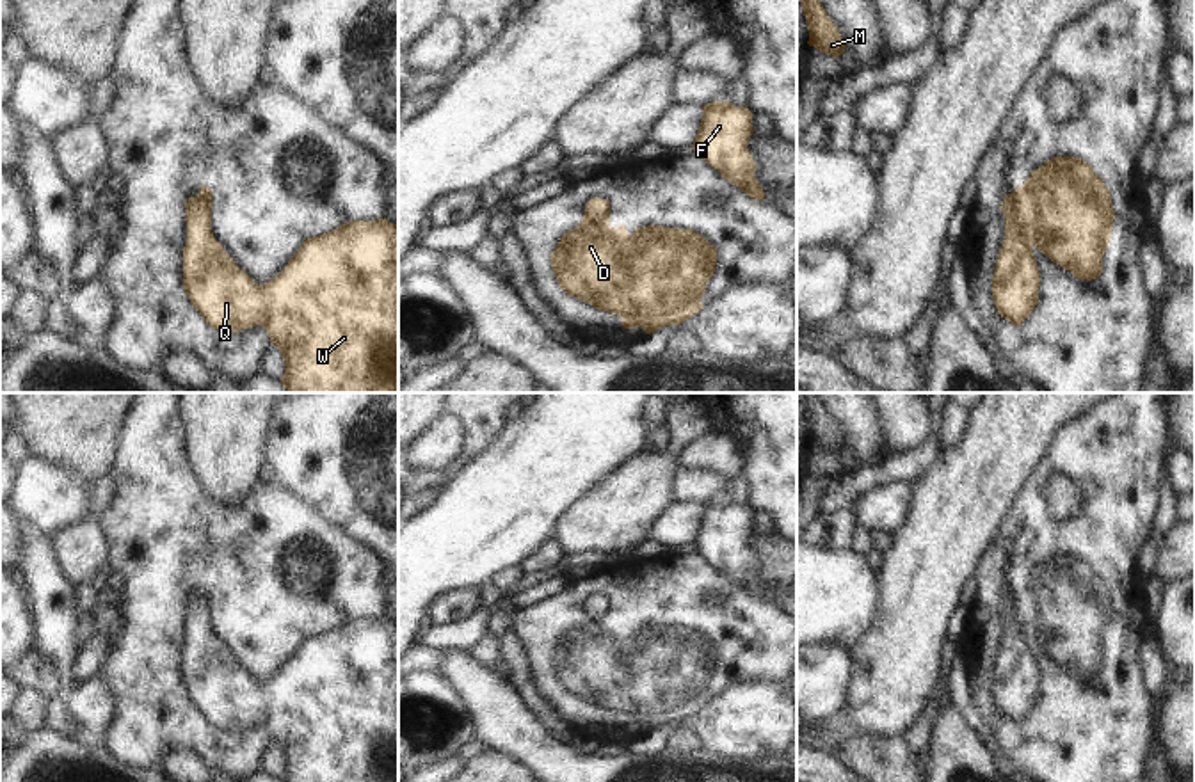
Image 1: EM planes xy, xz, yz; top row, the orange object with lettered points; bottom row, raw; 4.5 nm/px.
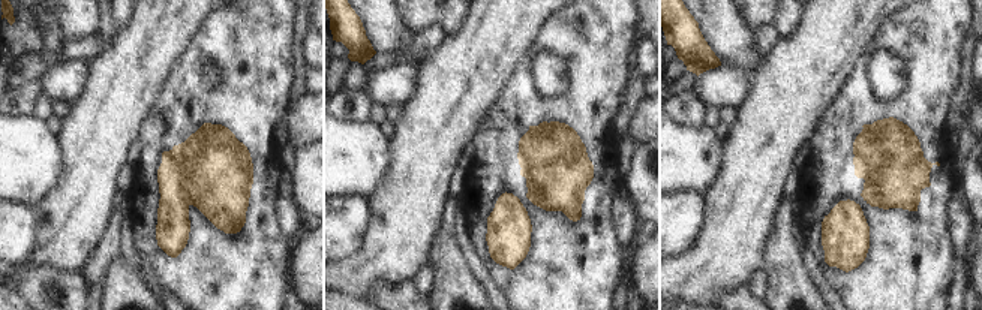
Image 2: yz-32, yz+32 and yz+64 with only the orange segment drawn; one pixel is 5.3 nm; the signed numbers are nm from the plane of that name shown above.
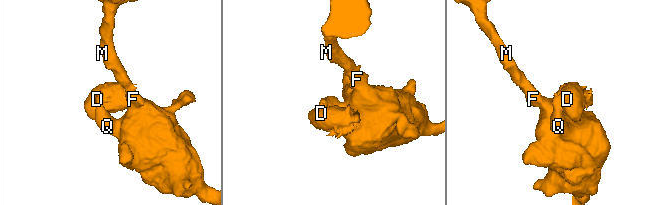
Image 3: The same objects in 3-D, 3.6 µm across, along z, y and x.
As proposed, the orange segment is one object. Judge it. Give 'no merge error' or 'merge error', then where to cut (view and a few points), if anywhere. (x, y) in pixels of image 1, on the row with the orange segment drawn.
merge error; cut yz (1009, 214), (1032, 246)

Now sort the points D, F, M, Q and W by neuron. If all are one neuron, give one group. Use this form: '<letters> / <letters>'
D / F M Q W

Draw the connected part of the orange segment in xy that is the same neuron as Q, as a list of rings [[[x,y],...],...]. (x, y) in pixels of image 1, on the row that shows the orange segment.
[[[203,203],[187,204],[183,290],[205,322],[224,332],[261,325],[283,354],[286,393],[398,393],[398,226],[354,220],[308,238],[267,284],[256,284],[215,240]]]

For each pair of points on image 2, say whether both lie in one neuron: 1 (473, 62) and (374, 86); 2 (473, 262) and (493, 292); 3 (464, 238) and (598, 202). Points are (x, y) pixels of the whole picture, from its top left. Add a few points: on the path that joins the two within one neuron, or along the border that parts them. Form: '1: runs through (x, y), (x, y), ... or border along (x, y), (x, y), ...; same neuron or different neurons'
1: border along (420, 68), (417, 89), (404, 107); different neurons
2: runs through (480, 270), (489, 285); same neuron
3: border along (468, 222), (471, 243), (488, 267); different neurons

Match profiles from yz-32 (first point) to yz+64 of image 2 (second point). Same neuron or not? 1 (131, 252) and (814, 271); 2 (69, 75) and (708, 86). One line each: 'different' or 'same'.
1: same
2: same

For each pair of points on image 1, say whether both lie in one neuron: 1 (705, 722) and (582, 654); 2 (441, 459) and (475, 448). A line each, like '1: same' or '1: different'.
1: different
2: different

